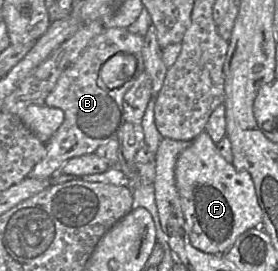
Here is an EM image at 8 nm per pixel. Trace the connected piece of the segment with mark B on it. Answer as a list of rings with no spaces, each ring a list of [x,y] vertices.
[[[127,27],[103,28],[63,71],[55,87],[44,101],[46,106],[63,111],[63,122],[46,144],[45,156],[29,172],[28,177],[51,178],[68,159],[95,153],[99,146],[116,138],[120,127],[125,122],[123,117],[124,95],[132,87],[135,78],[131,78],[121,87],[108,88],[100,79],[99,71],[110,57],[122,52],[134,55],[138,60],[138,73],[144,72],[141,57],[144,44],[144,36],[131,33]]]

